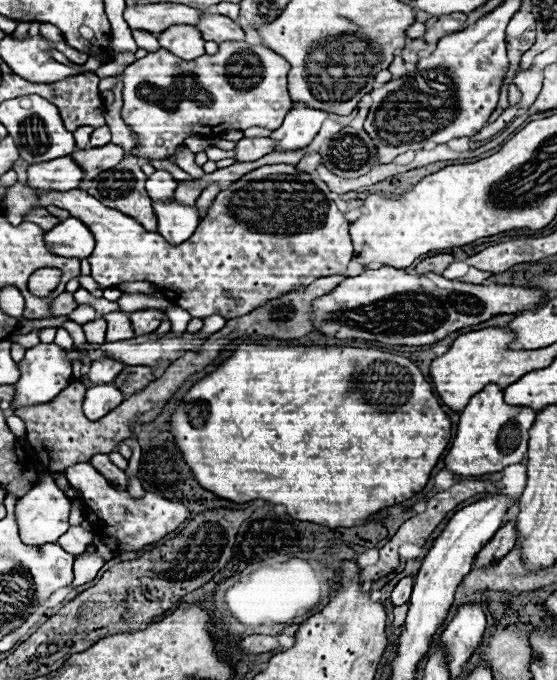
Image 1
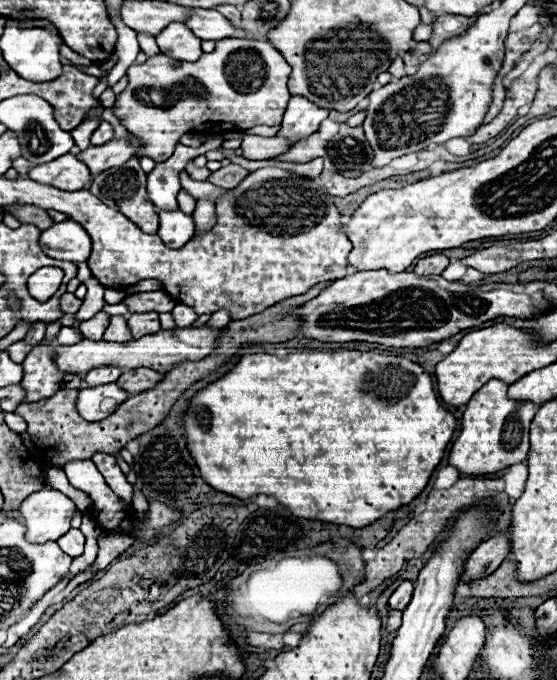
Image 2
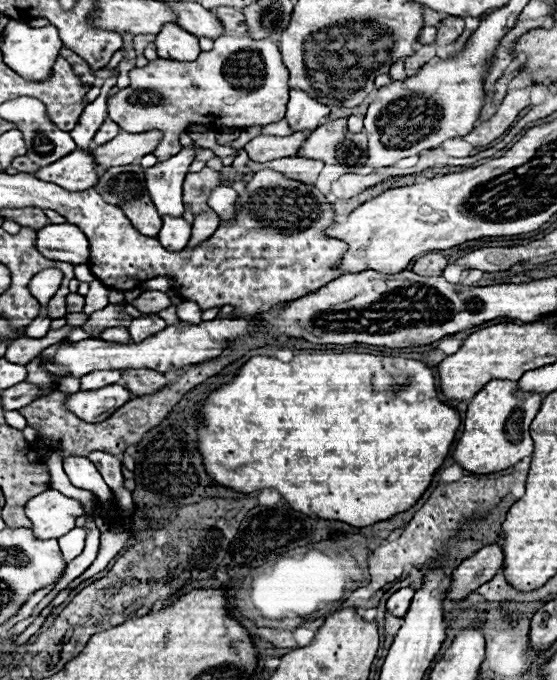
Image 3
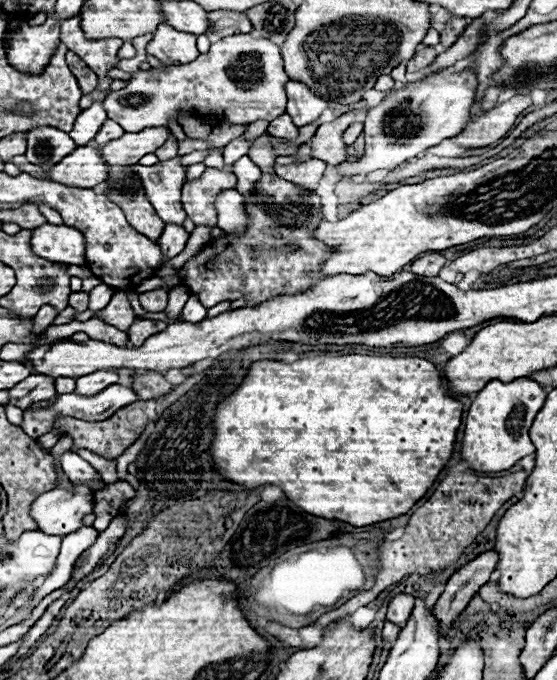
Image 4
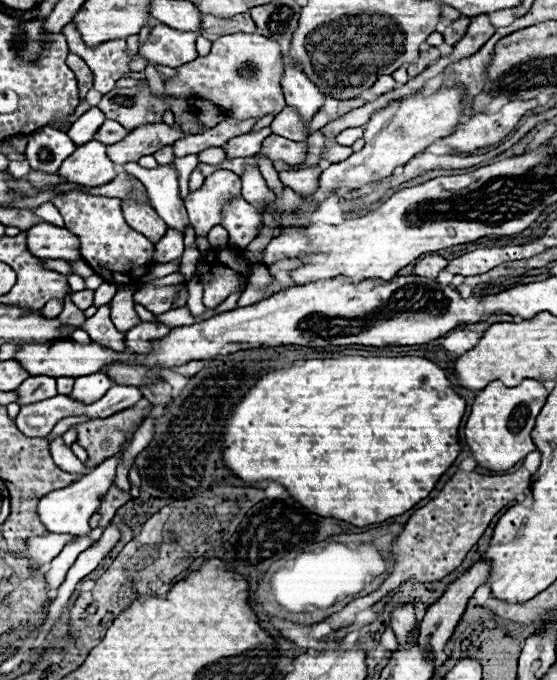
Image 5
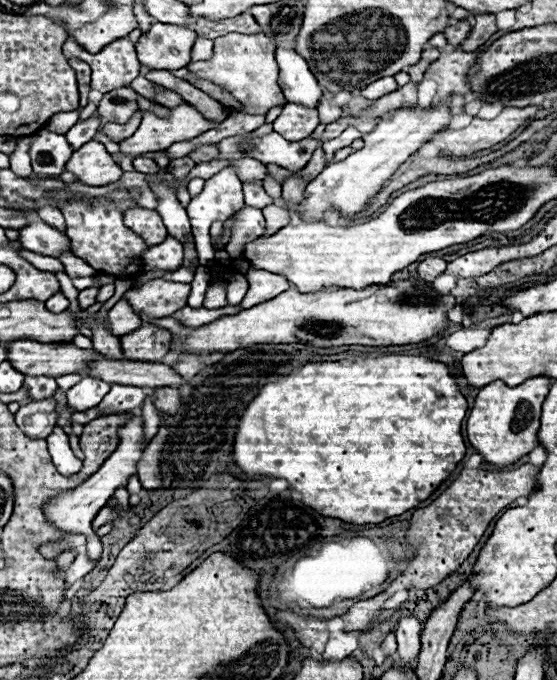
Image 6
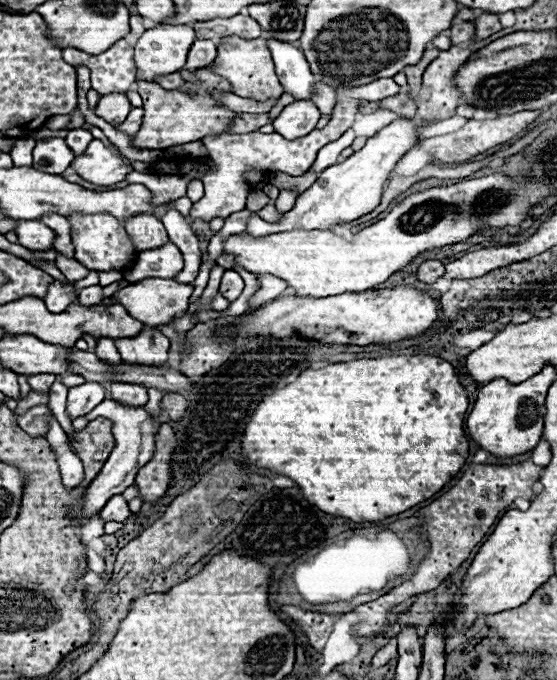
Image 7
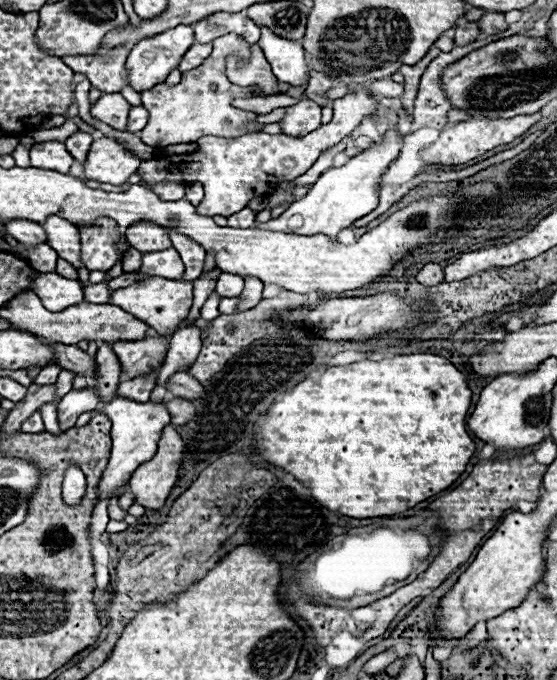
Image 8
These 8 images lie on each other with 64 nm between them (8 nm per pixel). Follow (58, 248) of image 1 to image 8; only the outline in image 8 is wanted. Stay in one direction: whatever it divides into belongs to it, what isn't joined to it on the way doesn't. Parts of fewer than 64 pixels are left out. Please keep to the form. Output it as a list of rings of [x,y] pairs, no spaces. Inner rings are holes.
[[[12,220],[12,222],[4,222],[4,224],[6,224],[6,234],[14,236],[24,246],[46,244],[46,240],[48,240],[48,234],[42,224],[36,224],[30,220]]]

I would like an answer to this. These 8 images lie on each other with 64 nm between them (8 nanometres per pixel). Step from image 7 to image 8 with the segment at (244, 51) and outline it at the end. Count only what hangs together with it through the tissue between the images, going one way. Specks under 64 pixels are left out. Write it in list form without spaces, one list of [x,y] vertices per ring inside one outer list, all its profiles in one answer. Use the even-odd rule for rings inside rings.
[[[258,44],[250,46],[250,58],[246,62],[240,62],[238,56],[230,54],[226,58],[226,76],[232,84],[240,88],[258,86],[258,92],[262,96],[272,96],[278,92],[278,80],[272,74],[272,68]]]

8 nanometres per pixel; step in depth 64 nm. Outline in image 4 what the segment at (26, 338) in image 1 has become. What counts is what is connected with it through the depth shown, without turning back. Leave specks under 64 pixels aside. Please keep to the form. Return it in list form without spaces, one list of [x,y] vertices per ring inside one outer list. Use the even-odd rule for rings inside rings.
[[[44,304],[44,306],[38,310],[38,314],[34,316],[34,320],[32,320],[32,332],[34,332],[34,334],[42,334],[42,332],[52,324],[54,318],[56,318],[56,310],[54,310],[52,306]]]

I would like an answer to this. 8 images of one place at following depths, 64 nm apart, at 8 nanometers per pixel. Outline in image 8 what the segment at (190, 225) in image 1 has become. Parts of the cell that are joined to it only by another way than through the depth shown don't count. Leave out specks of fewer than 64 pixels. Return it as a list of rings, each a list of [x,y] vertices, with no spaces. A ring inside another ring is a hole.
[[[166,248],[160,252],[142,254],[142,266],[134,274],[146,276],[168,276],[168,280],[180,280],[184,274],[184,262],[174,248]]]

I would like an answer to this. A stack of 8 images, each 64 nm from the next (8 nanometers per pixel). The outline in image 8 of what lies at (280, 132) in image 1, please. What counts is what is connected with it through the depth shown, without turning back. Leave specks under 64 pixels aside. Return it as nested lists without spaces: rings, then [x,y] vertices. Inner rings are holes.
[[[262,28],[258,44],[264,48],[264,54],[272,64],[272,72],[280,82],[286,82],[290,86],[304,86],[310,80],[310,70],[304,60],[300,42],[284,40],[272,34],[268,28]]]

